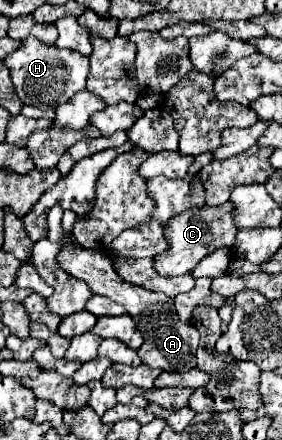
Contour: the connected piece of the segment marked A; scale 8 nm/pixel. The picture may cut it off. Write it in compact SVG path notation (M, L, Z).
M76 247L70 251L60 251L58 263L72 277L84 279L94 295L106 295L108 299L120 303L126 309L126 313L136 321L138 331L142 331L142 337L144 337L144 343L138 349L138 355L144 365L160 367L170 373L186 373L192 367L196 367L196 349L198 349L198 341L200 341L200 331L192 323L180 321L180 317L174 311L172 297L122 281L122 277L114 271L112 259L96 249Z

